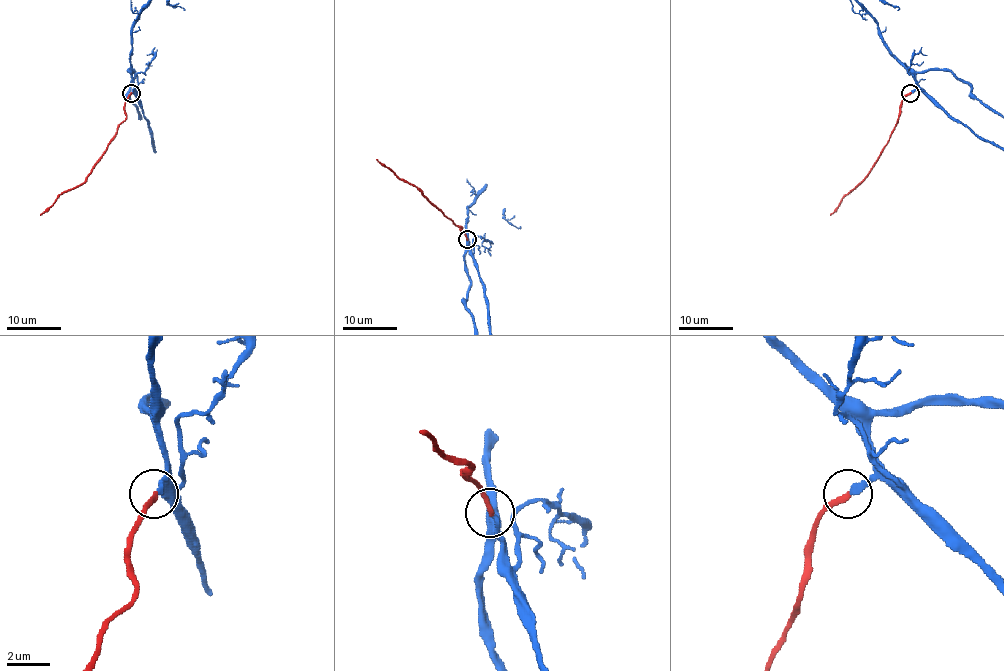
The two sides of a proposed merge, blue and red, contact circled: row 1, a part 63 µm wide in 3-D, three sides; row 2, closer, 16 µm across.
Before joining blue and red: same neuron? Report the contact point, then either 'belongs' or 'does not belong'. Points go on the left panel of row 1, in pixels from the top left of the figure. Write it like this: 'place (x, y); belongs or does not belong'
place (131, 93); belongs

